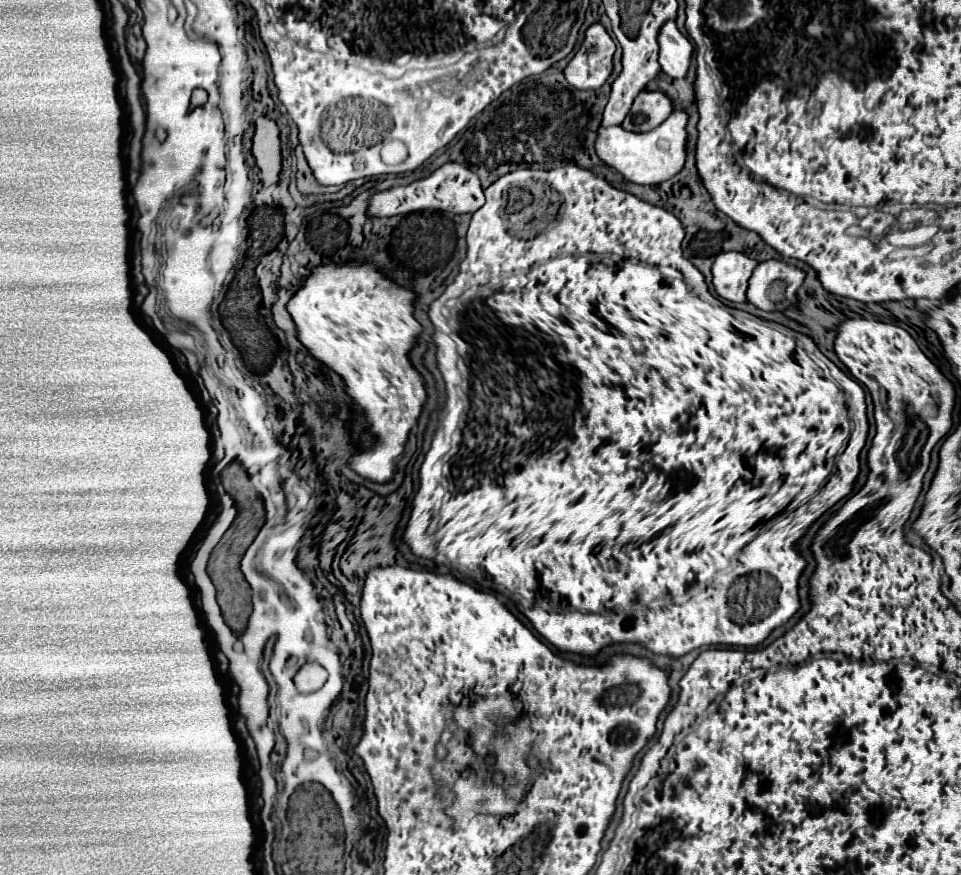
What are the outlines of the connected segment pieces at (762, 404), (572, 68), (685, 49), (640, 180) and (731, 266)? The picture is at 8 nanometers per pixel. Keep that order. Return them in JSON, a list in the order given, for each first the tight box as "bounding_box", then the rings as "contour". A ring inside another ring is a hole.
[{"bounding_box":[404,165,869,657],"contour":[[[564,165],[564,167],[552,169],[552,171],[518,169],[518,171],[510,173],[510,175],[504,175],[496,183],[492,183],[484,193],[486,193],[486,203],[472,215],[472,223],[470,223],[468,237],[466,237],[468,253],[466,253],[466,259],[460,263],[460,273],[458,273],[456,281],[446,289],[446,293],[442,297],[438,297],[429,307],[428,316],[434,321],[434,330],[436,332],[432,335],[432,339],[438,345],[438,369],[443,377],[448,399],[444,411],[440,412],[439,425],[433,436],[431,448],[426,453],[419,470],[420,486],[413,499],[410,523],[408,523],[406,531],[404,531],[404,541],[410,545],[414,555],[425,559],[434,559],[437,566],[438,561],[442,565],[450,565],[452,569],[460,571],[464,577],[468,577],[468,579],[472,579],[472,581],[476,581],[476,583],[480,583],[484,587],[488,587],[488,585],[492,587],[492,583],[506,587],[506,591],[514,597],[514,601],[518,603],[518,609],[530,619],[534,629],[546,641],[550,641],[554,647],[558,647],[560,651],[596,655],[602,647],[612,645],[612,643],[642,643],[644,647],[648,647],[654,653],[680,657],[680,655],[686,655],[686,653],[690,653],[690,651],[694,651],[698,647],[704,647],[704,645],[734,645],[734,647],[756,647],[756,645],[760,645],[772,633],[772,629],[784,625],[800,607],[800,601],[798,601],[798,577],[800,577],[806,561],[796,553],[794,541],[804,535],[804,531],[808,529],[808,525],[812,521],[816,521],[816,517],[820,517],[826,509],[830,509],[840,499],[846,499],[852,493],[854,481],[856,481],[858,471],[860,471],[858,455],[860,455],[860,451],[862,451],[862,447],[866,443],[869,431],[867,405],[863,388],[832,363],[809,337],[781,324],[763,320],[748,312],[720,303],[709,292],[704,275],[688,259],[682,257],[682,249],[680,249],[680,243],[684,239],[682,223],[672,213],[668,213],[668,211],[664,211],[664,209],[660,209],[660,207],[648,203],[648,201],[642,201],[642,199],[634,197],[632,193],[614,189],[610,183],[596,177],[588,169],[582,169],[578,165]],[[776,515],[786,515],[786,517],[780,523],[766,529],[770,519],[776,517]],[[694,581],[698,583],[698,597],[692,597],[692,593],[690,593],[694,589]]]},{"bounding_box":[564,23,616,89],"contour":[[[600,23],[588,27],[584,43],[564,69],[568,83],[576,89],[598,89],[612,73],[616,45]]]},{"bounding_box":[658,21,694,79],"contour":[[[666,21],[660,27],[658,33],[658,45],[660,45],[660,53],[658,53],[658,63],[662,67],[664,73],[668,73],[670,77],[678,79],[684,77],[688,67],[690,67],[690,59],[694,53],[692,43],[676,29],[674,21]]]},{"bounding_box":[596,111,686,185],"contour":[[[674,111],[664,123],[648,133],[630,133],[622,127],[598,127],[596,155],[628,181],[638,185],[656,185],[674,177],[684,167],[684,145],[686,145],[686,121],[684,111]]]},{"bounding_box":[712,251,758,303],"contour":[[[736,251],[718,255],[712,265],[712,275],[714,275],[712,283],[716,293],[732,303],[744,303],[748,279],[756,265],[758,263],[754,259]]]}]

